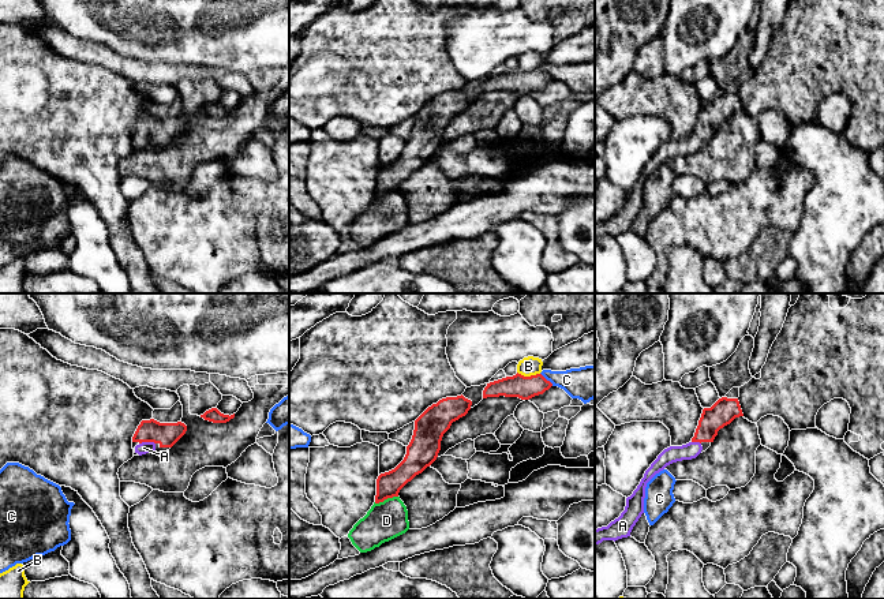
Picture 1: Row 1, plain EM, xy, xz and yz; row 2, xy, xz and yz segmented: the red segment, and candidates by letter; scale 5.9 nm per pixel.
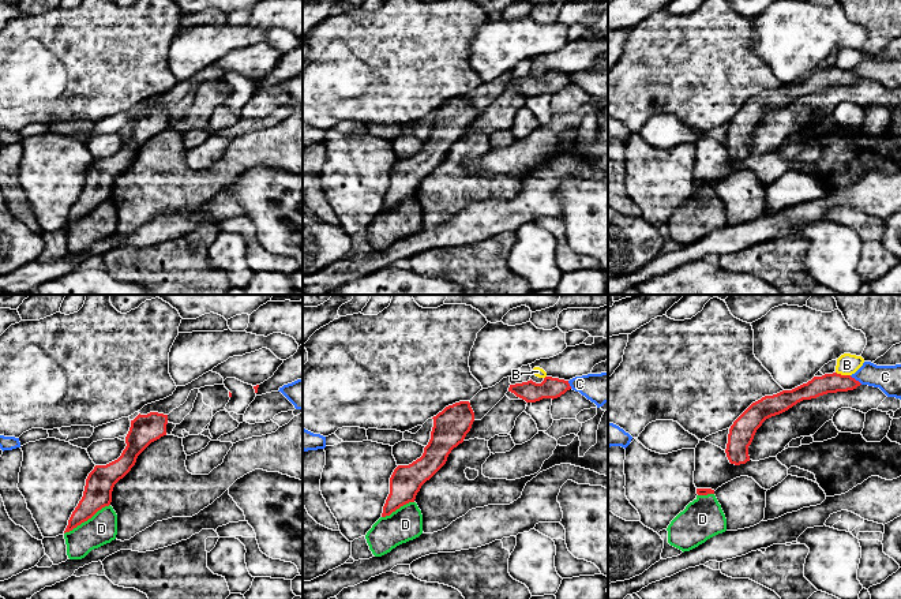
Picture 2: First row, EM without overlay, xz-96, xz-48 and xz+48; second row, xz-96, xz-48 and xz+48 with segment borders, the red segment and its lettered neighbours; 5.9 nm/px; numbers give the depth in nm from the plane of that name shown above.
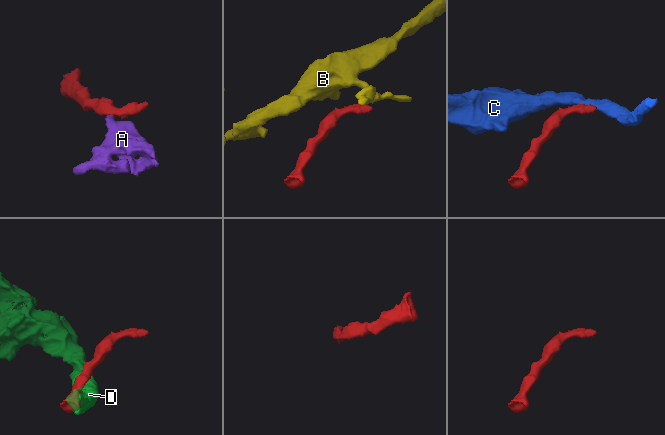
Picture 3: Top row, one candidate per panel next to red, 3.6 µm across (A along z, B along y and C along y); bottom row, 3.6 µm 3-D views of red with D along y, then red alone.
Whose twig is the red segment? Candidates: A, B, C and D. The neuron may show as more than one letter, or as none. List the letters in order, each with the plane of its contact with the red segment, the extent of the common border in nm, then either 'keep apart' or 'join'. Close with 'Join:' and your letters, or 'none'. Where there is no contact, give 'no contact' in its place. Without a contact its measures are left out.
A: contact in xy; length 100 nm; join
B: contact in xz; length 140 nm; keep apart
C: contact in xz; length 110 nm; keep apart
D: contact in xz; length 150 nm; keep apart
Join: A

